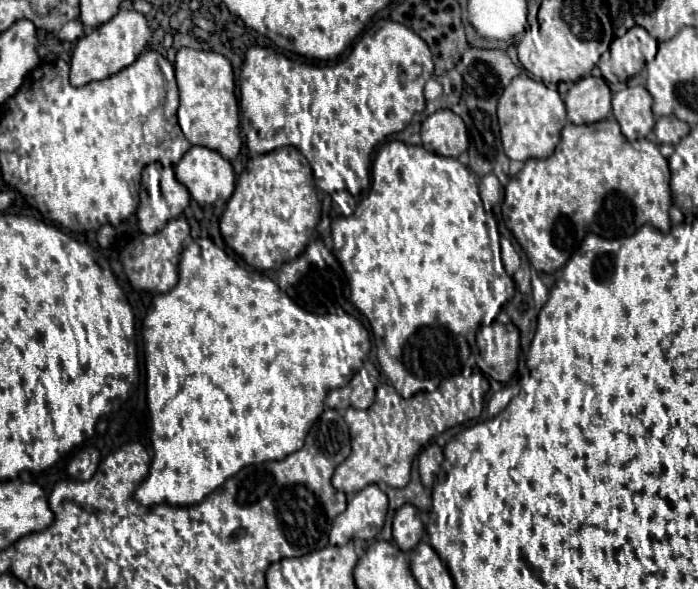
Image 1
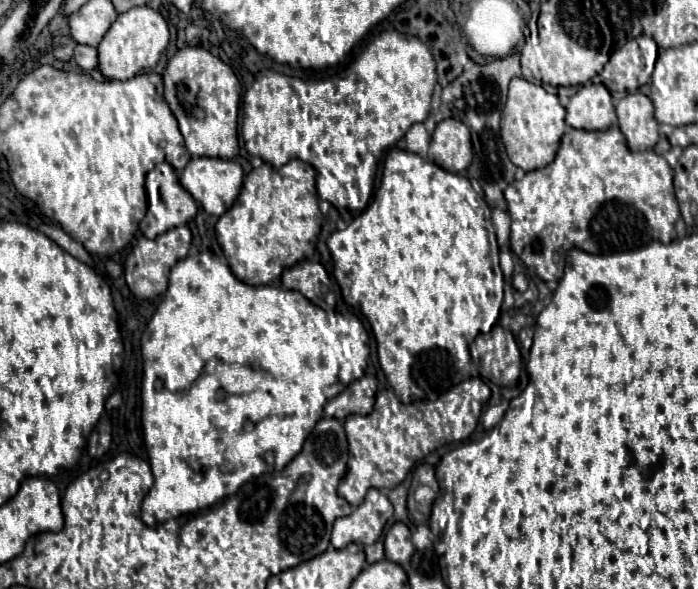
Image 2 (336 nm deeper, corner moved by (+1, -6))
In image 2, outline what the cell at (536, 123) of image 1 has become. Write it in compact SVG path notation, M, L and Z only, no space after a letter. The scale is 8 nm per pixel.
M514 78L510 82L508 100L500 120L500 136L510 160L524 172L548 166L558 152L560 138L566 128L564 114L566 110L556 94L546 92L540 84L532 84L524 78Z

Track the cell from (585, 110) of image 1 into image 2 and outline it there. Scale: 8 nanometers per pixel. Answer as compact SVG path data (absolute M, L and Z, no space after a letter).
M602 84L582 86L566 106L566 124L580 130L608 130L616 122L610 92Z

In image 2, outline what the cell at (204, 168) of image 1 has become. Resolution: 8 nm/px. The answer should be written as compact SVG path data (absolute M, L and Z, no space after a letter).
M192 158L186 164L184 172L180 174L182 186L192 194L196 202L202 204L202 208L208 214L214 214L214 216L222 216L234 204L242 188L242 178L244 178L242 166L234 160L222 160L222 158Z

